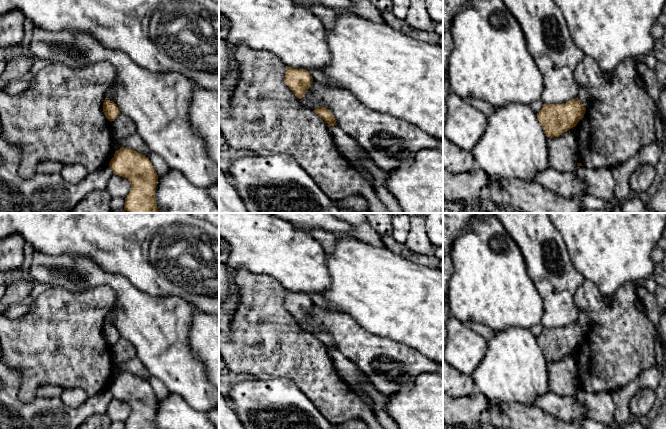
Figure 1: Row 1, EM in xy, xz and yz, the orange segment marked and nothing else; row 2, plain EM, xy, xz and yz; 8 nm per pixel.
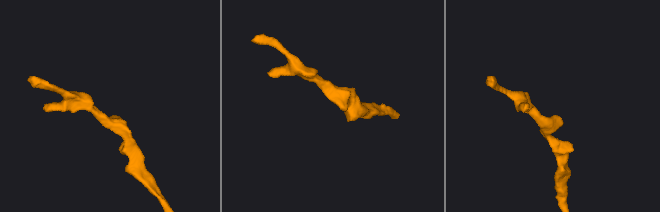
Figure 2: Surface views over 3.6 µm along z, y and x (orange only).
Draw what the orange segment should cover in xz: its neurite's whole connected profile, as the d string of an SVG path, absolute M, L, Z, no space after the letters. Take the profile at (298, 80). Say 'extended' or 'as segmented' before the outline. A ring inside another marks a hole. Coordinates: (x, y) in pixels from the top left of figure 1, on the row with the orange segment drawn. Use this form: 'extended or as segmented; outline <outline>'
as segmented; outline M286 66L284 82L297 98L300 99L308 91L310 84L313 82L313 78L305 69Z

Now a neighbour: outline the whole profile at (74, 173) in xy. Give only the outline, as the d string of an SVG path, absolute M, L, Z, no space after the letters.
M71 164L64 165L59 174L65 181L76 184L86 178L89 172L80 164Z

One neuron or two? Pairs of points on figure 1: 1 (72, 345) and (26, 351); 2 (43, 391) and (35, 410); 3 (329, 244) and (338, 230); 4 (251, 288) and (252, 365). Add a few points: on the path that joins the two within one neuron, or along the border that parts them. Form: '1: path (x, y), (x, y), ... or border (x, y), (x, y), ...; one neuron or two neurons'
1: path (61, 348), (58, 351), (37, 351); one neuron
2: border (37, 395), (58, 398); two neurons
3: border (312, 228), (327, 230), (335, 237); two neurons
4: path (252, 307), (252, 346); one neuron

